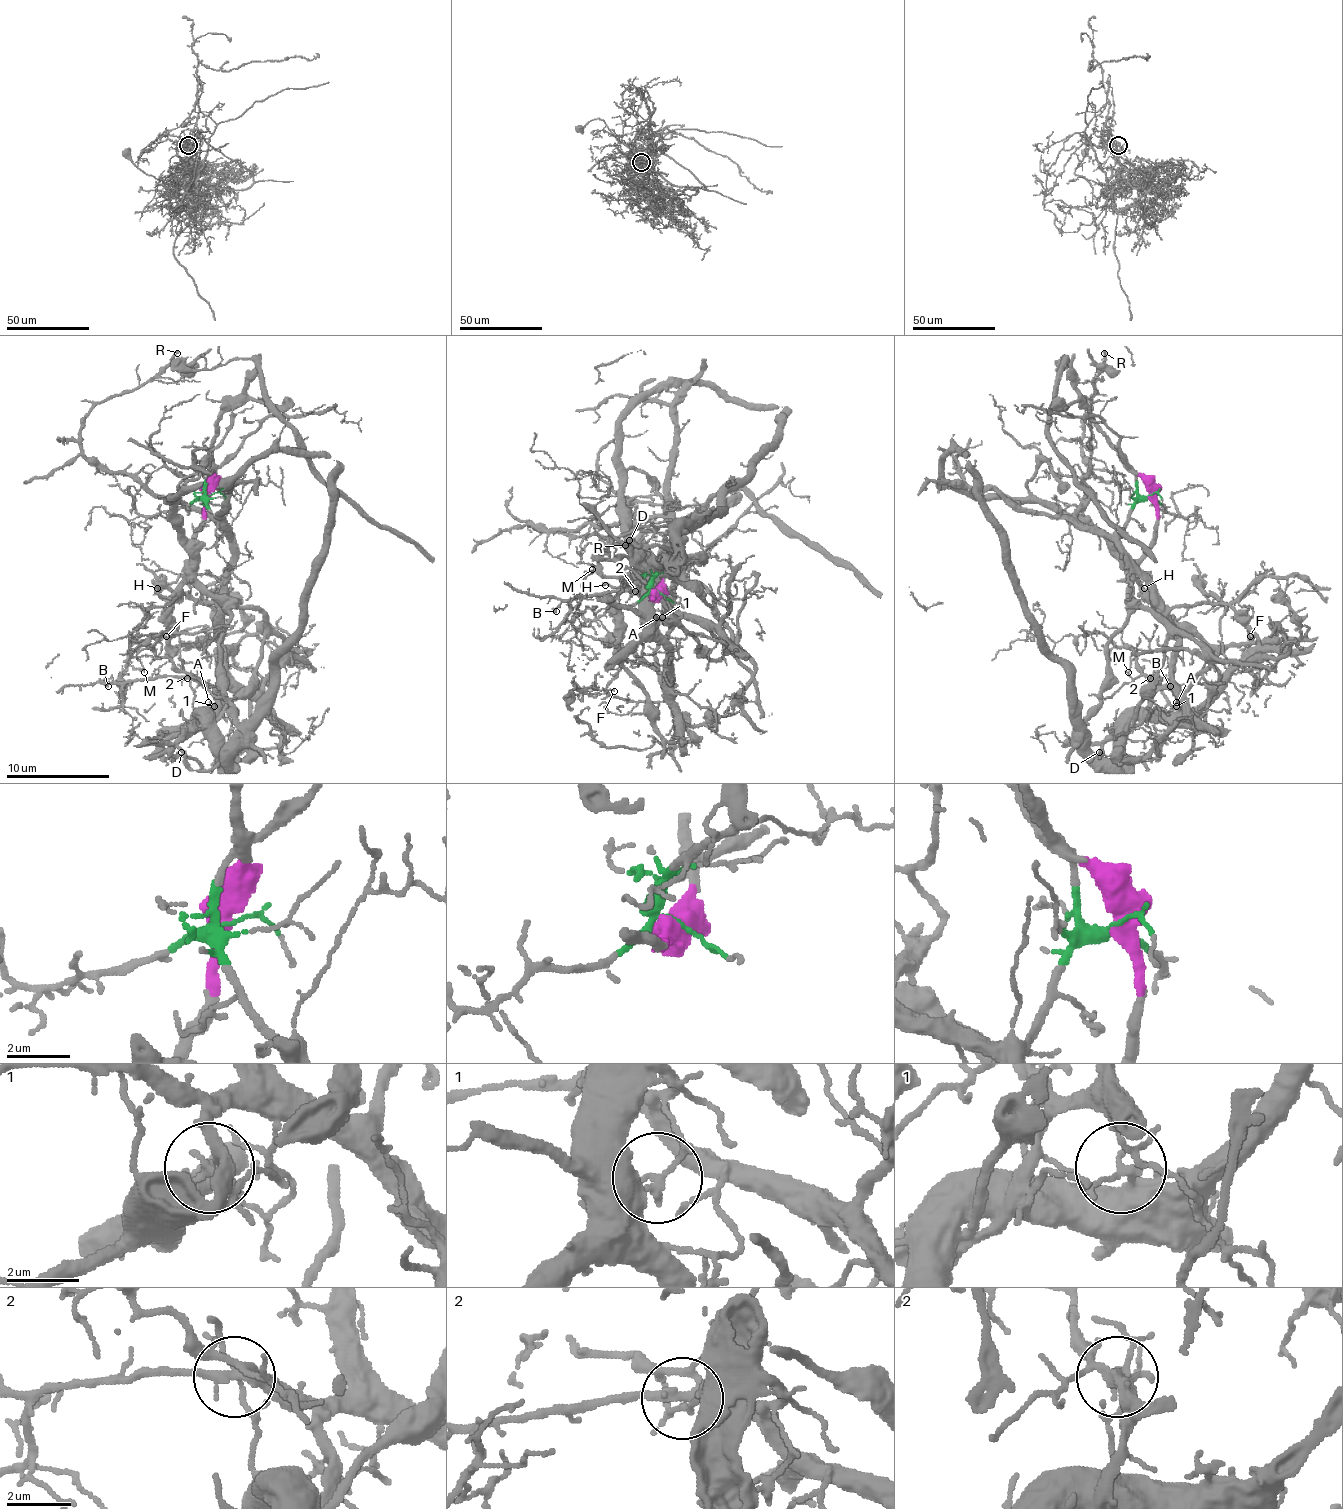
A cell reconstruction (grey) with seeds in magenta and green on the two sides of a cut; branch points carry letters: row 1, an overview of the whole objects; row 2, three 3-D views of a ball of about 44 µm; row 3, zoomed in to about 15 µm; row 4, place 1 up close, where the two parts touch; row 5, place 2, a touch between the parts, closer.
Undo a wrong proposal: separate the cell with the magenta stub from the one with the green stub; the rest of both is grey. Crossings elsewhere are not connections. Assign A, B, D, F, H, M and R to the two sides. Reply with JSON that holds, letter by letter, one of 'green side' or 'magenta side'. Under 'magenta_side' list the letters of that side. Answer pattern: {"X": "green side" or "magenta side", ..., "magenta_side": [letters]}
{"A": "green side", "B": "green side", "D": "magenta side", "F": "magenta side", "H": "magenta side", "M": "green side", "R": "green side", "magenta_side": ["D", "F", "H"]}

